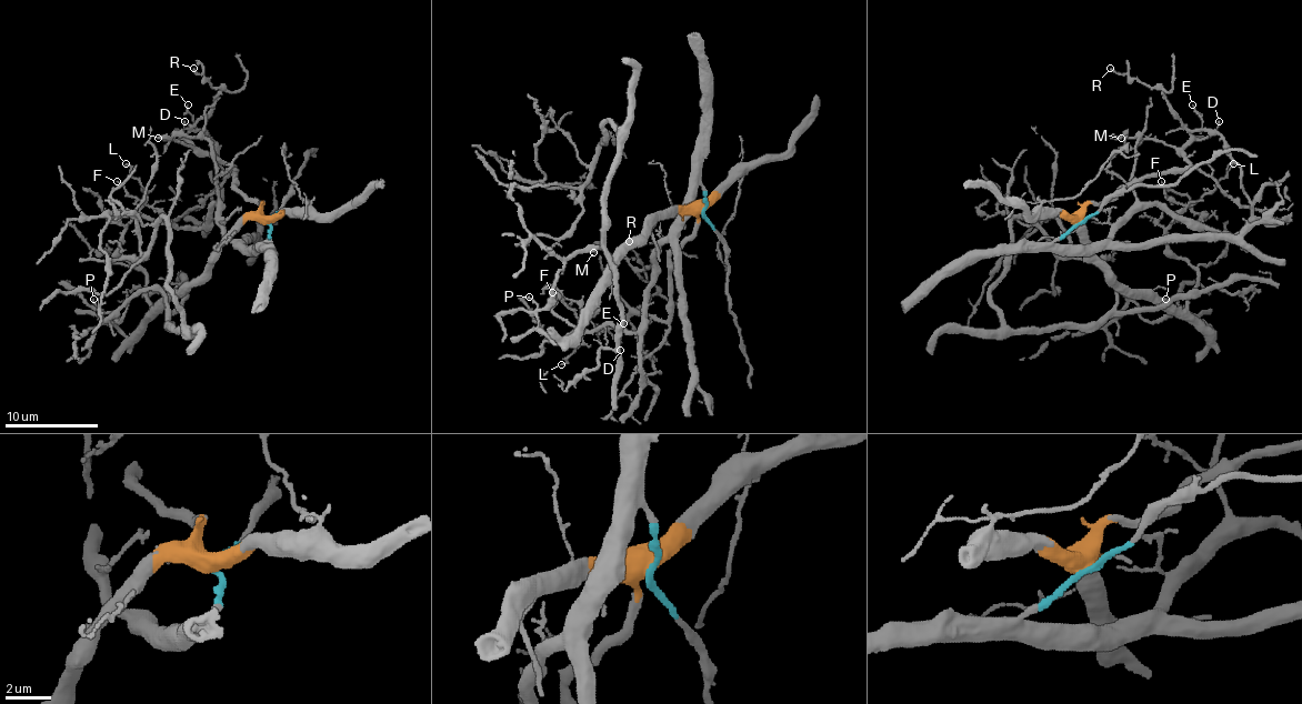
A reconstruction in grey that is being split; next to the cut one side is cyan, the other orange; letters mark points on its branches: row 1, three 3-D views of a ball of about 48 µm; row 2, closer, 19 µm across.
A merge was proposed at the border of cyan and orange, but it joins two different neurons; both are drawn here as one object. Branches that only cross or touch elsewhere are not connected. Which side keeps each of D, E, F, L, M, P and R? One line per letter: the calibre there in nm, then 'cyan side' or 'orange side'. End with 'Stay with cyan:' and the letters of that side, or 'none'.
D: calibre 140 nm; orange side
E: calibre 110 nm; cyan side
F: calibre 140 nm; cyan side
L: calibre 160 nm; orange side
M: calibre 190 nm; cyan side
P: calibre 130 nm; orange side
R: calibre 140 nm; orange side
Stay with cyan: E, F, M

